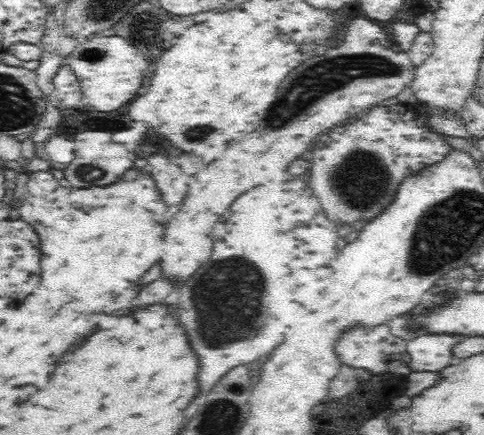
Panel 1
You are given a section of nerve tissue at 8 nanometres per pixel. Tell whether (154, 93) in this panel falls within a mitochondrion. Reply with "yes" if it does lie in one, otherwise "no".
no

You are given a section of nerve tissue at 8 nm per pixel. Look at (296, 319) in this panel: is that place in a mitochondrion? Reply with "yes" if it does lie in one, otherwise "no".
no

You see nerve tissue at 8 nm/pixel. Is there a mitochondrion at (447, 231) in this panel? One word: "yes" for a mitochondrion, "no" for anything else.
yes

